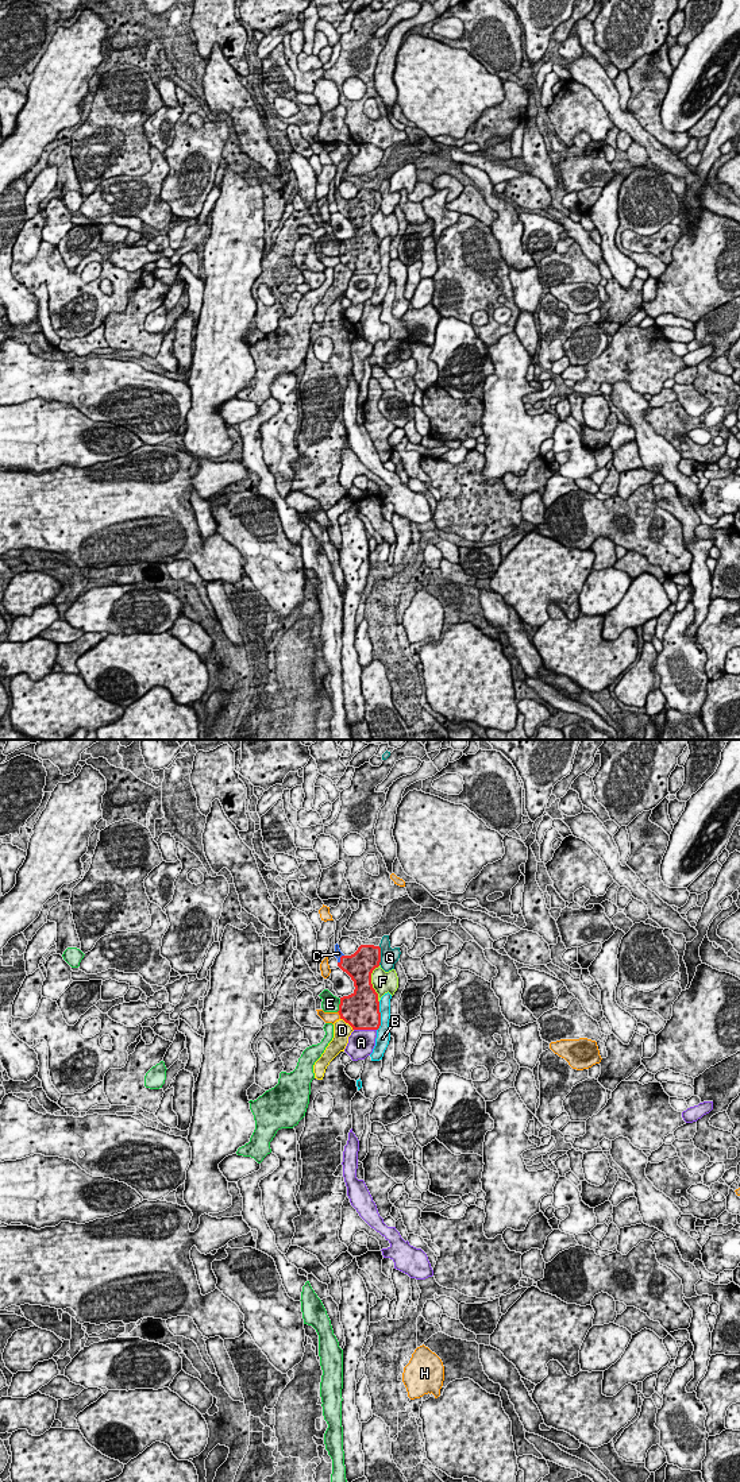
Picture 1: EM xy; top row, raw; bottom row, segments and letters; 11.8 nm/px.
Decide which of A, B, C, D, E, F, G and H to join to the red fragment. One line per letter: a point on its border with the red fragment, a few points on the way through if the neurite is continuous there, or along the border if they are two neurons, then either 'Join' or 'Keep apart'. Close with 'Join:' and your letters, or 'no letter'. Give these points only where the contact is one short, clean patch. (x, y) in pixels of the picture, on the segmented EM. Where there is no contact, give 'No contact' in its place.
A: Touches red at xy (365, 1029). Keep apart
B: Touches red at xy (380, 1017). Keep apart
C: Touches red at xy (340, 958). Path across: xy (359, 965), (347, 964), (340, 958), (338, 953). Join
D: Touches red at xy (347, 1022). Keep apart
E: Touches red at xy (339, 1006). Boundary: xy (340, 999), (336, 1011). Keep apart
F: Touches red at xy (370, 983). Keep apart
G: Touches red at xy (380, 956). Keep apart
H: Touches red at xy (339, 1014). Keep apart
Join: C

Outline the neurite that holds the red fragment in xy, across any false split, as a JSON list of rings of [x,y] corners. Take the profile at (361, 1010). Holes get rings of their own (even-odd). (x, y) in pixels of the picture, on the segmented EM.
[[[335,945],[338,966],[354,981],[354,992],[340,997],[339,1015],[352,1030],[378,1030],[381,1012],[378,993],[371,984],[371,973],[381,962],[381,948],[361,945],[351,956],[344,956]]]

